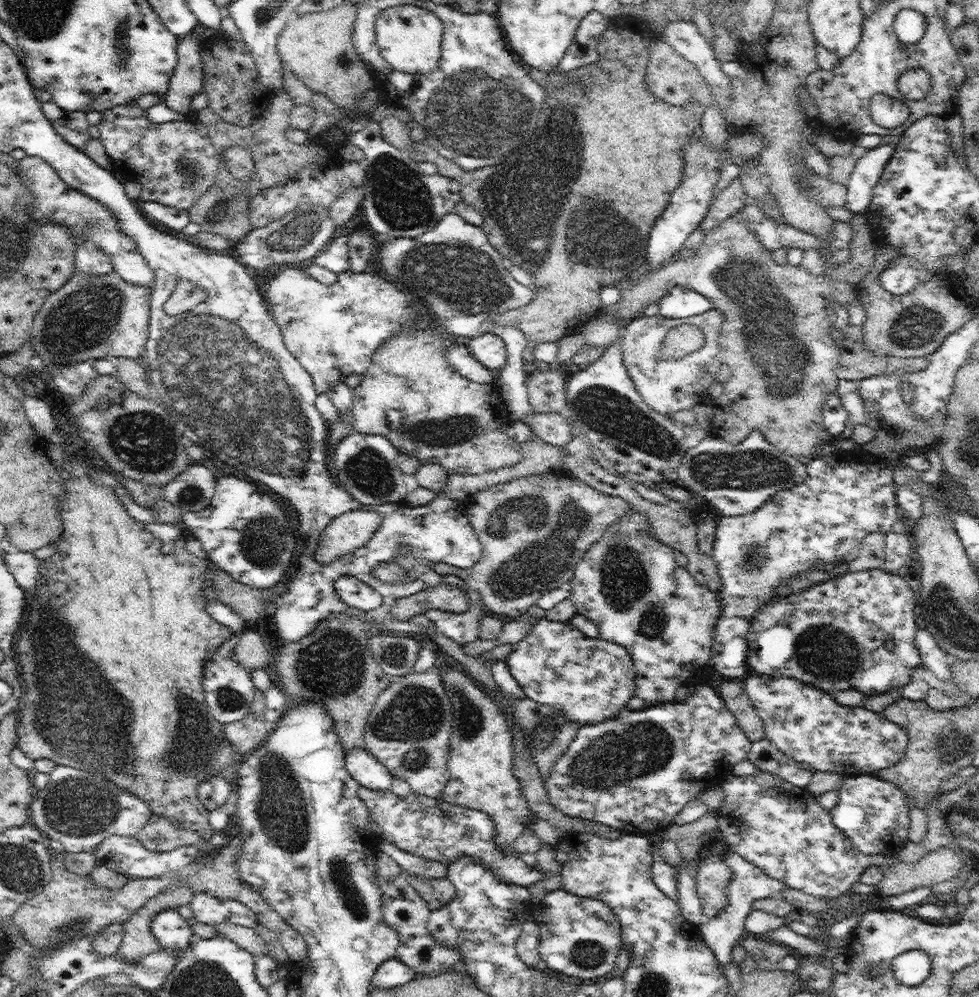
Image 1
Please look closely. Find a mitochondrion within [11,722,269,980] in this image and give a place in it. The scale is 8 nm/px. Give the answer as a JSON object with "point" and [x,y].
{"point":[75,806]}

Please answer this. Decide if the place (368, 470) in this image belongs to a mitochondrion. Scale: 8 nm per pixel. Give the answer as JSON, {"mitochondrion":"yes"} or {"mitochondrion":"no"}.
{"mitochondrion":"yes"}

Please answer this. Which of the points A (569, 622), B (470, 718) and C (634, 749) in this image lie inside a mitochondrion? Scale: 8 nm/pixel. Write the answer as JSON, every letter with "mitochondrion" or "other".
{"A":"other","B":"mitochondrion","C":"mitochondrion"}

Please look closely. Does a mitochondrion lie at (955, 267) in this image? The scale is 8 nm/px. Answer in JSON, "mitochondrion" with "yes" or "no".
{"mitochondrion":"no"}

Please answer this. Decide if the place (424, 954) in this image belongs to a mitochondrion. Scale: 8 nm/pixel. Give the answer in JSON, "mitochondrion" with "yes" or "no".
{"mitochondrion":"no"}

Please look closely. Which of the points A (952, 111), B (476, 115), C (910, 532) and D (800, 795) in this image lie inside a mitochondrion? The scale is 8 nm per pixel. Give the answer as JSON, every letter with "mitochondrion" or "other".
{"A":"other","B":"mitochondrion","C":"other","D":"other"}

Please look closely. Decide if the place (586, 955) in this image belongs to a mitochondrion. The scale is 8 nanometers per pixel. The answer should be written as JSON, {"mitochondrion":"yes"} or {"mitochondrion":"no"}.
{"mitochondrion":"yes"}

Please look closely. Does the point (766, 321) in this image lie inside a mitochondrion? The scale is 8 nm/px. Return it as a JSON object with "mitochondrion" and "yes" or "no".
{"mitochondrion":"yes"}

